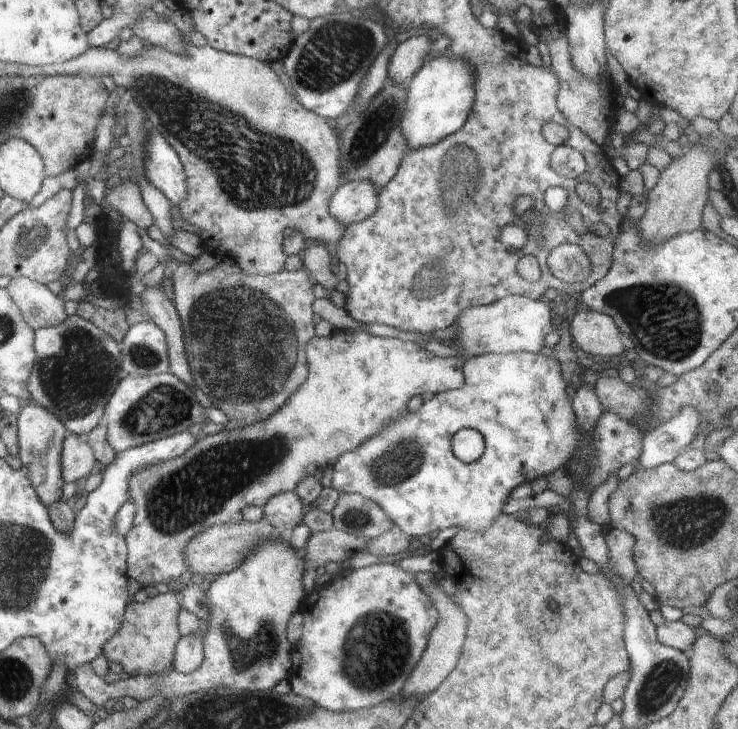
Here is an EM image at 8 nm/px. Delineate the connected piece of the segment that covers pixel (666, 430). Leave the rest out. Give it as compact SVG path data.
M686 406L677 416L650 430L643 436L640 468L652 469L663 463L672 463L695 439L700 418L696 408Z

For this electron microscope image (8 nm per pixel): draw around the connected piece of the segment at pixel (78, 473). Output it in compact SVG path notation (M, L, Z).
M68 434L63 450L65 483L77 483L80 479L90 477L99 468L93 446L86 436Z

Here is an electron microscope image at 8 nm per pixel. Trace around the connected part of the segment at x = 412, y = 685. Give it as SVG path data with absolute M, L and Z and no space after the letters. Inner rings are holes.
M432 572L416 573L416 582L421 590L431 599L433 606L437 609L437 626L429 635L427 648L424 650L421 660L410 674L402 690L402 699L404 697L415 696L420 700L433 692L444 681L444 678L456 667L461 656L464 640L467 636L468 620L464 610L453 603L452 597L449 597L444 590L440 589L438 580L441 578Z

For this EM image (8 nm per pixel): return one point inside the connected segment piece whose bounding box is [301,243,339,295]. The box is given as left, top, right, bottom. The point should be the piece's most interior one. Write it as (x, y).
(317, 261)

